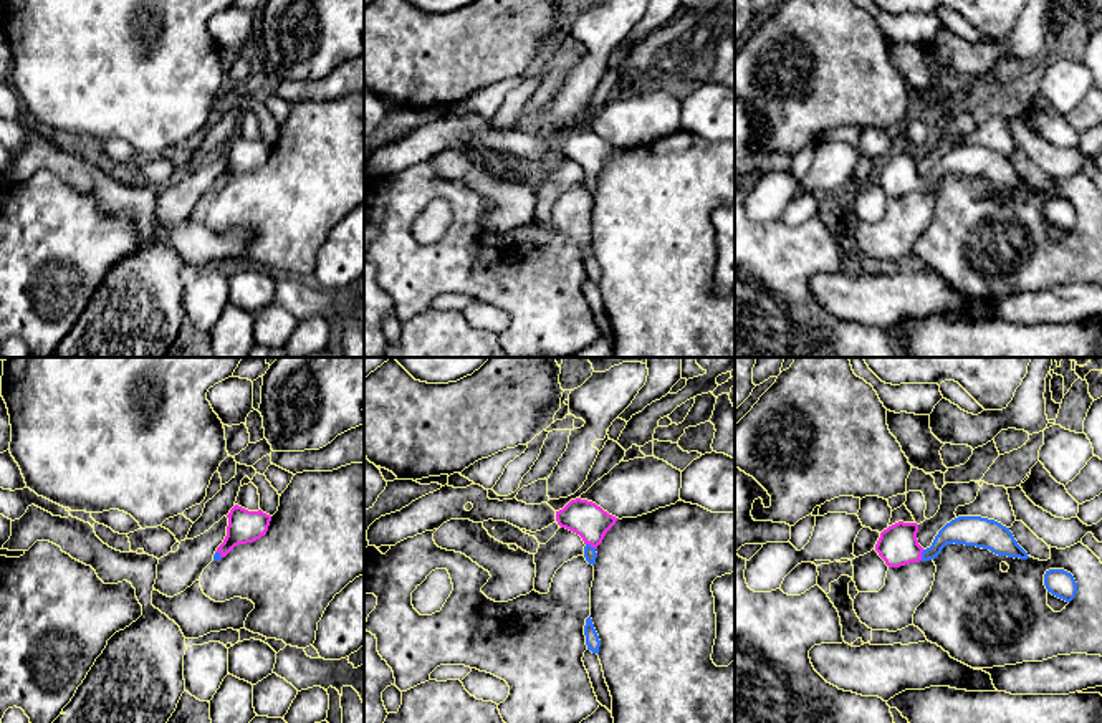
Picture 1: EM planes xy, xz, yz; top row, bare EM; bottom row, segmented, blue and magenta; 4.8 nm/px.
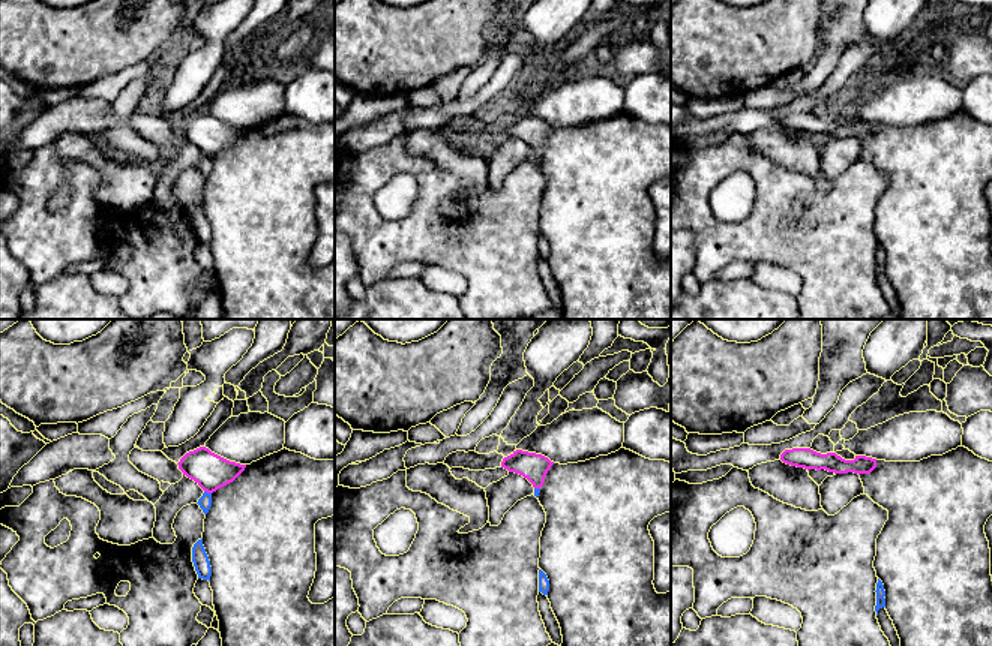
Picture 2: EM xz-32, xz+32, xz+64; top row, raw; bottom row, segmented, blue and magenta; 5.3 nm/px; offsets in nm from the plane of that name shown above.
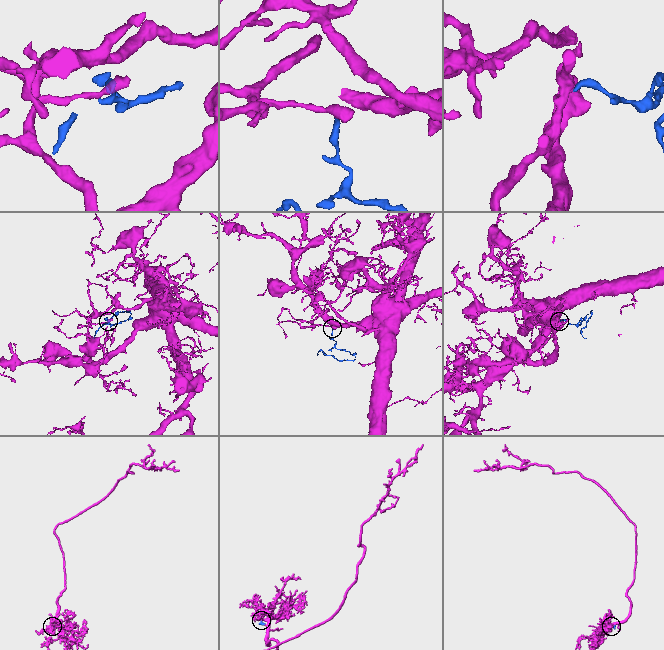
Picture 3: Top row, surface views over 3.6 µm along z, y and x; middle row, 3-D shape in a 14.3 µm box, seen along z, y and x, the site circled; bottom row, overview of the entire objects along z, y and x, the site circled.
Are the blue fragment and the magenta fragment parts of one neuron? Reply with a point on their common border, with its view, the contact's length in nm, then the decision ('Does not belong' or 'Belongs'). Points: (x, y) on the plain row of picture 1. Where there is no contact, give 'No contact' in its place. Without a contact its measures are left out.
Touches blue at yz (922, 184). Shared border 60 nm. Belongs

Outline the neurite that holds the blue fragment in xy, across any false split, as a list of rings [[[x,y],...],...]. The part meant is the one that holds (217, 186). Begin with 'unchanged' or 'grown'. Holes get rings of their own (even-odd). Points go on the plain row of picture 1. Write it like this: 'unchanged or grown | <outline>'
grown | [[[235,134],[227,144],[228,156],[223,172],[217,177],[213,190],[225,187],[235,175],[247,174],[266,164],[271,146],[258,141],[248,141]]]

